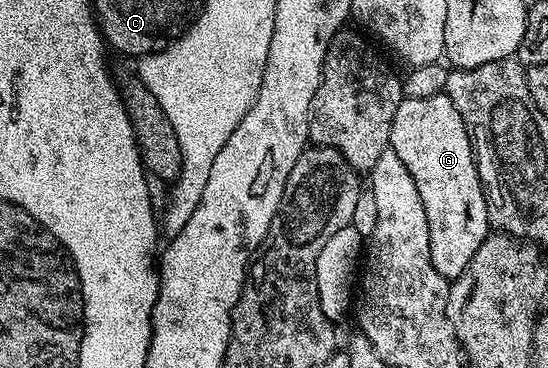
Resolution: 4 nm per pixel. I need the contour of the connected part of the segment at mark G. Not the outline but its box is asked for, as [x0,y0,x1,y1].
[389,93,491,280]

